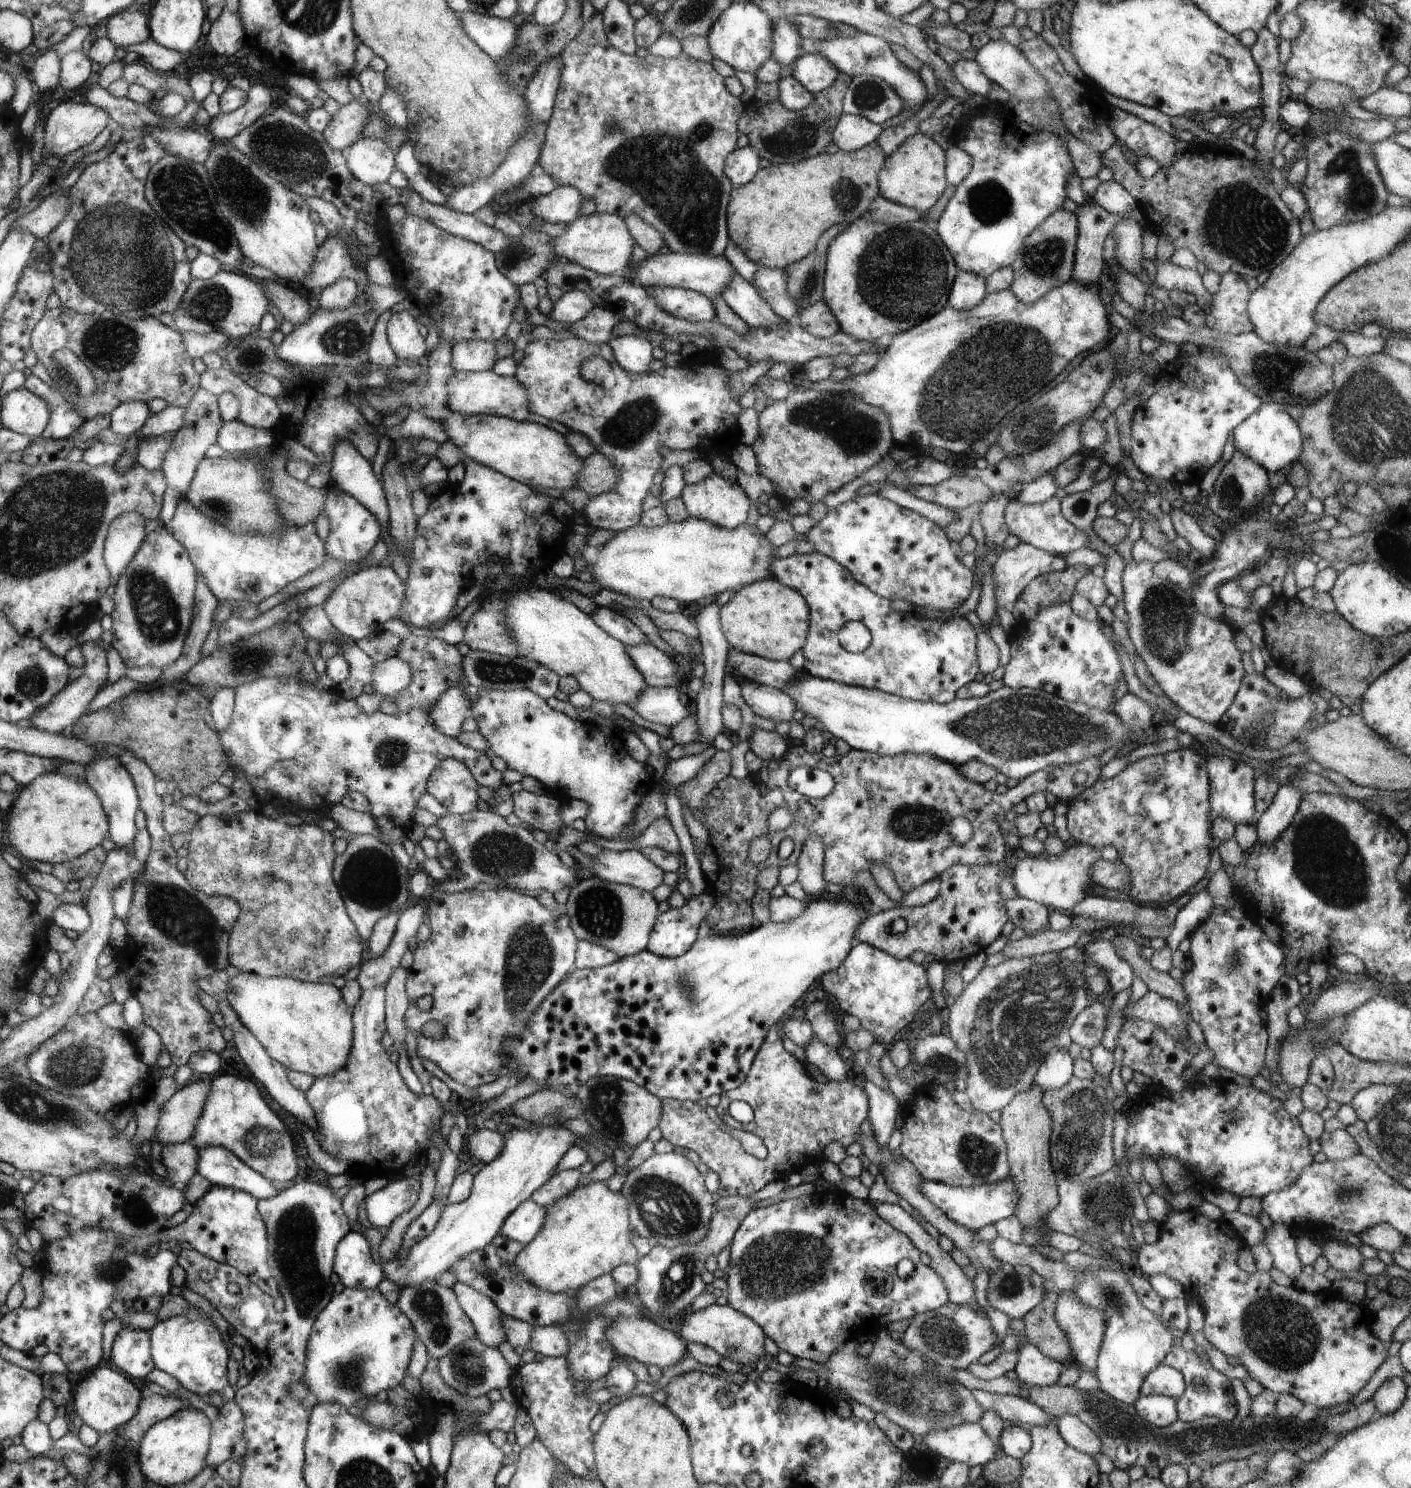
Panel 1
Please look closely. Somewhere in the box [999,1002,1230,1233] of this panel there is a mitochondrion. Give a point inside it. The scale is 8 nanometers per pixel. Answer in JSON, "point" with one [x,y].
{"point":[1083,1123]}

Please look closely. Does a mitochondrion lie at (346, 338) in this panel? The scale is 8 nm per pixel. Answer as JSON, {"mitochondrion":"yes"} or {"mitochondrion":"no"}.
{"mitochondrion":"yes"}

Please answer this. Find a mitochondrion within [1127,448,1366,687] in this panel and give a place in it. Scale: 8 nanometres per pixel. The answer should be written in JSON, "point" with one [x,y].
{"point":[1165,619]}

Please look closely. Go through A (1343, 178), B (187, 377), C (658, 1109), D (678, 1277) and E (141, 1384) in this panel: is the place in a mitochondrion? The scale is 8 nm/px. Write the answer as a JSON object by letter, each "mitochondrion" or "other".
{"A":"mitochondrion","B":"other","C":"other","D":"mitochondrion","E":"other"}

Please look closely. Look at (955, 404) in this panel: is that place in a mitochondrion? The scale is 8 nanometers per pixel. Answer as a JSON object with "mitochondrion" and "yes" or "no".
{"mitochondrion":"yes"}

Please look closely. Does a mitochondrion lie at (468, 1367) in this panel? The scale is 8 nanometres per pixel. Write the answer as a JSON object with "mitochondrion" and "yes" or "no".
{"mitochondrion":"yes"}

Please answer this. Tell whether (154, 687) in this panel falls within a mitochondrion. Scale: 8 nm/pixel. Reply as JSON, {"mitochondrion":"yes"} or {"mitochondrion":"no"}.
{"mitochondrion":"no"}

